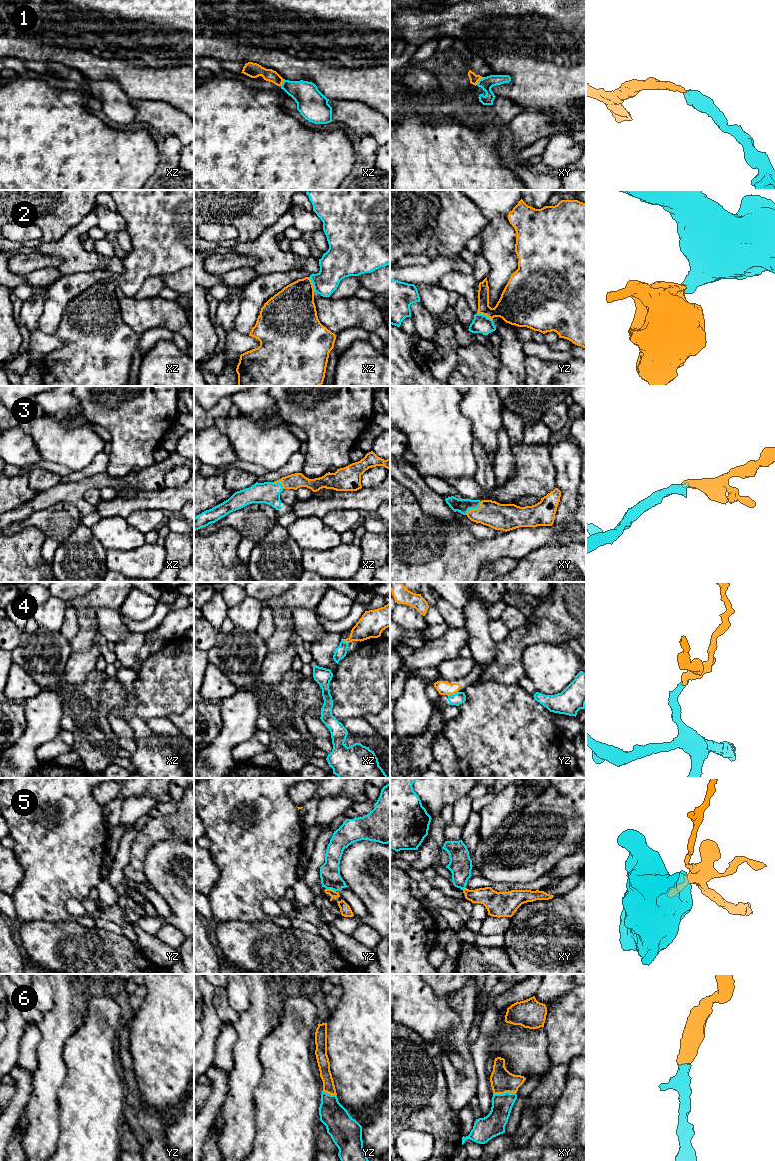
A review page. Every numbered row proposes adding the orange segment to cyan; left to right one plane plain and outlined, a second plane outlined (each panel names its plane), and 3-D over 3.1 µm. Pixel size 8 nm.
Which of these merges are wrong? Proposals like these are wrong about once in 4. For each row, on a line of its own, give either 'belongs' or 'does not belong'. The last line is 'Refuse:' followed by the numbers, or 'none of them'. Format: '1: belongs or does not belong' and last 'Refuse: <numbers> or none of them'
1: does not belong
2: belongs
3: belongs
4: does not belong
5: does not belong
6: belongs
Refuse: 1, 4, 5

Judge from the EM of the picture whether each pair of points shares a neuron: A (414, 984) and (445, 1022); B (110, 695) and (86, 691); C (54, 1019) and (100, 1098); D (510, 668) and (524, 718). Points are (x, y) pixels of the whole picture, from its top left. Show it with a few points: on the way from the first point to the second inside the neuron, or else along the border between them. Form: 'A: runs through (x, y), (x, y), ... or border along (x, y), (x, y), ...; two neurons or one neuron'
A: runs through (416, 993), (436, 1013); one neuron
B: border along (107, 677), (98, 691), (98, 703); two neurons
C: border along (82, 1023), (64, 1043), (62, 1052), (64, 1063); two neurons
D: border along (491, 679), (505, 684), (517, 683); two neurons

